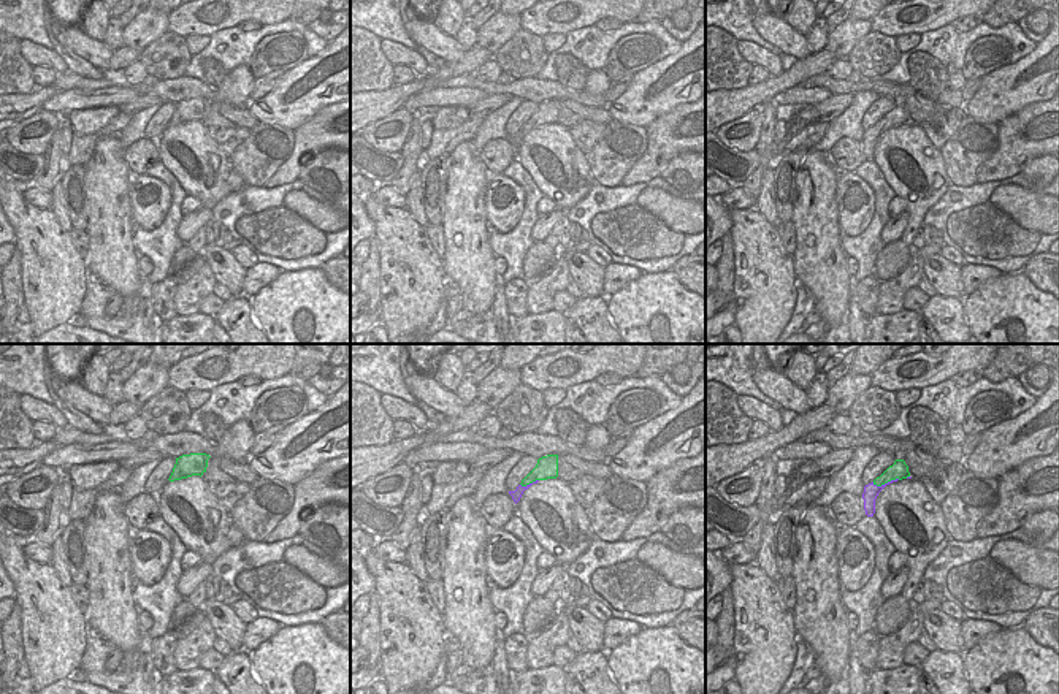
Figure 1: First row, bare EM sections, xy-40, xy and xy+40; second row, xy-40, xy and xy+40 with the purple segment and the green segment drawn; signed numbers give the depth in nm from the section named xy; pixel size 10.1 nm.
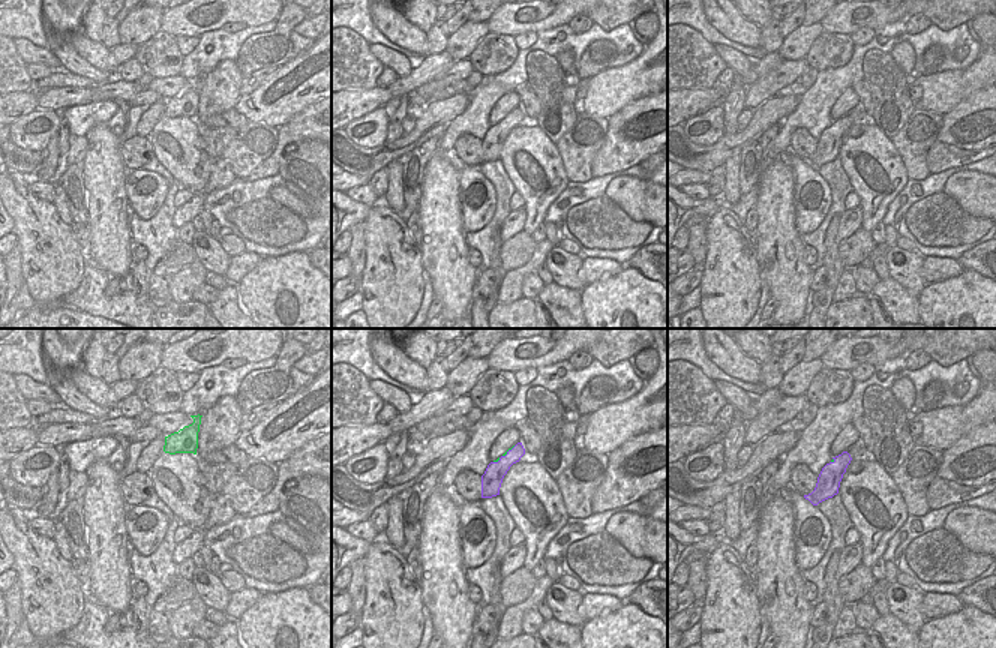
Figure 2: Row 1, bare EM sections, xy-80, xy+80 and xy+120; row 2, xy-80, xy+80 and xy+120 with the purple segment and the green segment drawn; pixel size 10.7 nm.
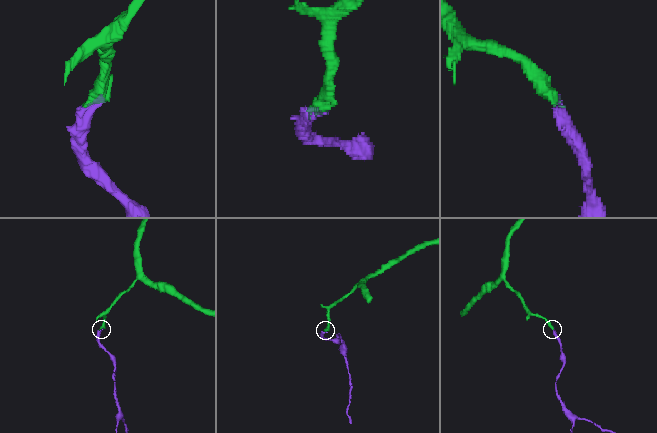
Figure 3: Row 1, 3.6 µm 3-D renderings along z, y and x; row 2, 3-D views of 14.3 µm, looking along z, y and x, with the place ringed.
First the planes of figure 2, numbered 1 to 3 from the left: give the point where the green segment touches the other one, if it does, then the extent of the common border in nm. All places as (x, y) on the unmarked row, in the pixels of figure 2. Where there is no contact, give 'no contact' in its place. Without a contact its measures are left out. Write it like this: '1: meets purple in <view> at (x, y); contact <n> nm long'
1: no contact
2: meets purple in xy+80 at (509, 114); contact 190 nm long
3: meets purple in xy+120 at (834, 125); contact 70 nm long

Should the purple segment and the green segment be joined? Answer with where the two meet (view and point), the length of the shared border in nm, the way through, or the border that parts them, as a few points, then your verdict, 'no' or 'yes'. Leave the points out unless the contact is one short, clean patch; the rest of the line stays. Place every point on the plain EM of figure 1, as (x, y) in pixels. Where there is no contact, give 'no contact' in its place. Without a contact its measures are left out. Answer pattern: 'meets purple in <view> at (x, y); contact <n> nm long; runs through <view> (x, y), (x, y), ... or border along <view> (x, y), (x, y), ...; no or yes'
meets purple in xy+40 at (885, 129); contact 300 nm long; runs through xy+40 (871, 137), (877, 130), (885, 129), (899, 114); yes

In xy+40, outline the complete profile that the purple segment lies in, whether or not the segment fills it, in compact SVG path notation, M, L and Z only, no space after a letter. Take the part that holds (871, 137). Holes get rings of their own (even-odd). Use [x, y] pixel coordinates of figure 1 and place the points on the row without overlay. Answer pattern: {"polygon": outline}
{"polygon": "M896 105L894 109L889 111L880 122L866 130L862 138L866 160L874 162L875 144L886 130L907 122L910 122L908 111L904 105Z"}

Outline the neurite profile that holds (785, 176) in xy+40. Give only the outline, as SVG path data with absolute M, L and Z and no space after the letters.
M809 151L783 155L774 170L775 208L782 222L794 222L797 212L799 185L797 176Z

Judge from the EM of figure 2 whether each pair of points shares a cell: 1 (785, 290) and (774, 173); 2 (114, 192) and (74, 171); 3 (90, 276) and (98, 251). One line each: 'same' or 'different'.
1: same
2: different
3: different

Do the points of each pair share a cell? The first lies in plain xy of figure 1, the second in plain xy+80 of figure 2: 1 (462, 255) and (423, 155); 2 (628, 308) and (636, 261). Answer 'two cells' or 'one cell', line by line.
1: two cells
2: two cells

